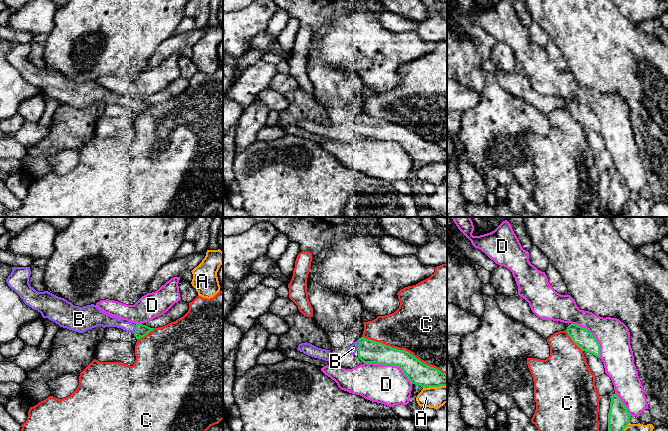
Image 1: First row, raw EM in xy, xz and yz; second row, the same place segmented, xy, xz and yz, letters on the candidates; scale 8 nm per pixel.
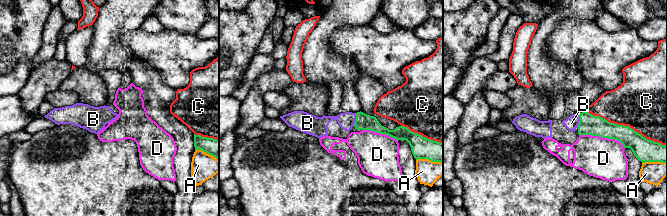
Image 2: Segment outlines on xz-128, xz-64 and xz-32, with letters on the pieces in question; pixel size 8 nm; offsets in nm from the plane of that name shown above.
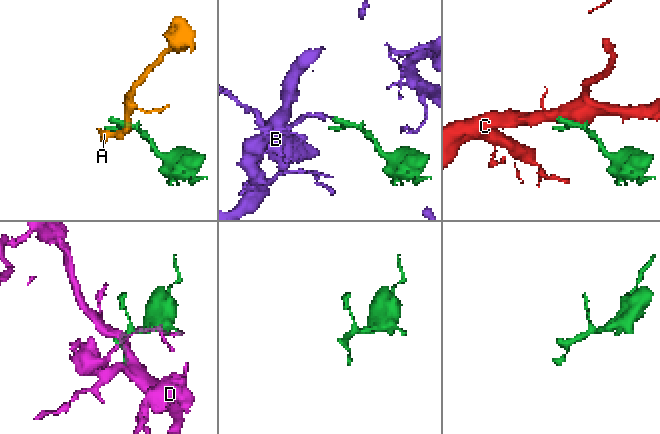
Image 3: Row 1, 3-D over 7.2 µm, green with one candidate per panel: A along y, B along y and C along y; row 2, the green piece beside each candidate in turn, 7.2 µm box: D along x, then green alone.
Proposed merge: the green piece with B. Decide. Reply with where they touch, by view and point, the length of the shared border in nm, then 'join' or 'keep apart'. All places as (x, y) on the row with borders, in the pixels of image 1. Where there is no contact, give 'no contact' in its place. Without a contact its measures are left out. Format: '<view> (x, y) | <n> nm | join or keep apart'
xz (359, 345) | 90 nm | join

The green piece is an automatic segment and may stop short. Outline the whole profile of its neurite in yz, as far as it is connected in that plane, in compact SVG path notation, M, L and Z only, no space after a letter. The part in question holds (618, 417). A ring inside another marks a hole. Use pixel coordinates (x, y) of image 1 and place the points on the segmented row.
M616 393L612 394L610 398L611 402L608 413L608 431L624 431L630 423L631 415Z

